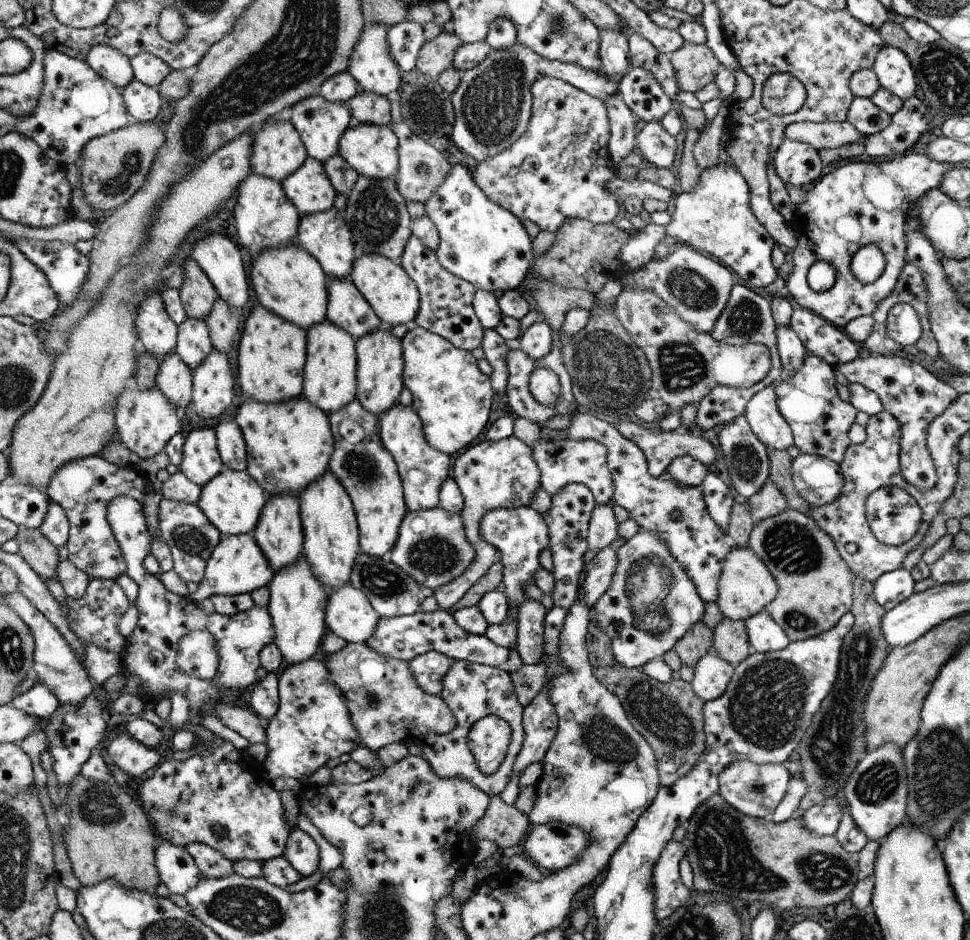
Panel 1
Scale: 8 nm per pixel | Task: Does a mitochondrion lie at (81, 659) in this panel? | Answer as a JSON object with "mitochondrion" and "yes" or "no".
{"mitochondrion":"no"}

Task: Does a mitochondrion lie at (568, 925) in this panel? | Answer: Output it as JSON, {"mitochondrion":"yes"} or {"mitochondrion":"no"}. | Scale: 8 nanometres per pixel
{"mitochondrion":"no"}

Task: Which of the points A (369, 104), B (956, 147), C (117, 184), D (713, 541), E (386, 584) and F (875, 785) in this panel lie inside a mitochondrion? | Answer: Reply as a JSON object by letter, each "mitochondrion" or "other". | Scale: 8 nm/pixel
{"A":"other","B":"other","C":"mitochondrion","D":"other","E":"mitochondrion","F":"mitochondrion"}

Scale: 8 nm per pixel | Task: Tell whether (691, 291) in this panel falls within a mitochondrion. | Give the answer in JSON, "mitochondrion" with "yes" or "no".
{"mitochondrion":"yes"}

